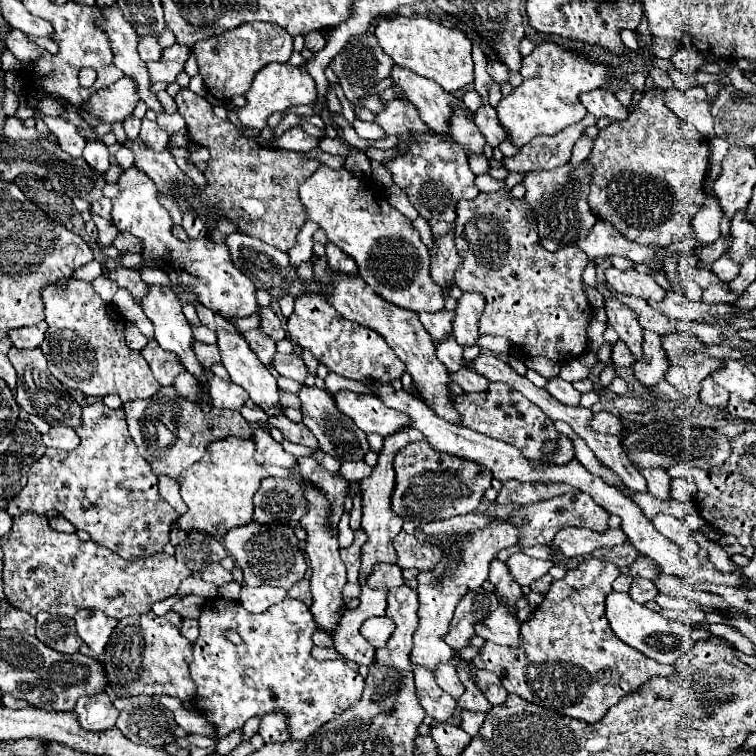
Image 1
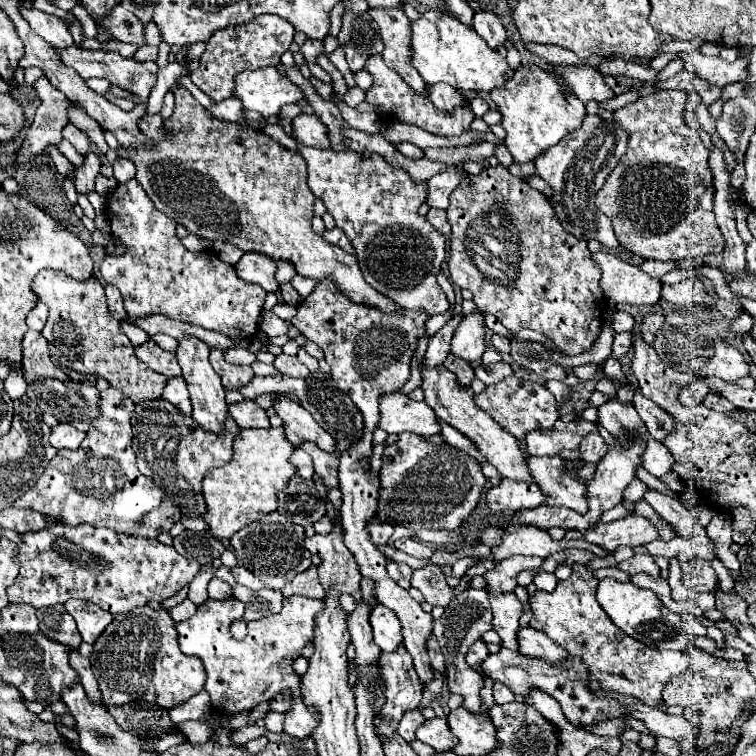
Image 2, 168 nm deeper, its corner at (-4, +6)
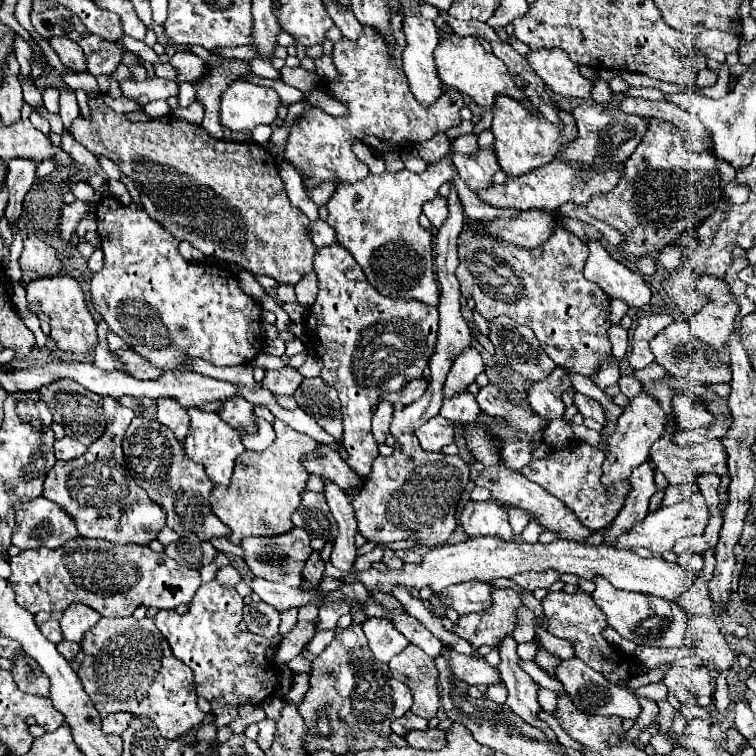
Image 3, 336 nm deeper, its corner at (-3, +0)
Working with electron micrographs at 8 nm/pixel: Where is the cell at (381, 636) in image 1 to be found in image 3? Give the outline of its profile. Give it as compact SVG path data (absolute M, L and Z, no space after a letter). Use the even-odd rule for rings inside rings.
M368 619L364 623L364 635L374 657L382 663L388 663L408 647L408 639L404 639L404 635L400 635L400 631L396 631L396 627L386 619Z

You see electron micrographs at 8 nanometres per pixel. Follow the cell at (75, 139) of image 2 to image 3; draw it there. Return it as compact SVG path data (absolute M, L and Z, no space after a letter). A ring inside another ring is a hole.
M64 87L60 91L60 117L62 117L62 123L64 123L66 129L76 119L76 115L80 115L80 107L78 107L76 95L74 95L74 91L70 87Z

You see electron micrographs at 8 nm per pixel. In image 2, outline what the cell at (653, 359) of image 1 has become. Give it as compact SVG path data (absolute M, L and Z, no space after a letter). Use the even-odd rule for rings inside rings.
M653 313L653 315L647 315L645 319L643 319L643 325L641 325L641 333L643 333L643 339L647 341L647 343L655 343L655 335L657 335L657 331L659 331L659 327L663 325L663 315L659 315L659 313Z

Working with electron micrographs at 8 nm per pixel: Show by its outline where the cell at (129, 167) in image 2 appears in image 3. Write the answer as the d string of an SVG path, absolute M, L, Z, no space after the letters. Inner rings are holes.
M110 181L110 195L112 195L116 201L124 203L124 205L130 203L130 193L128 193L126 185L120 183L120 181Z

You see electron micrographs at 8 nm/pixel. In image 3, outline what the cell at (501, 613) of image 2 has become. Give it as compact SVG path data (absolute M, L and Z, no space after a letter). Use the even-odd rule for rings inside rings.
M512 635L506 637L506 639L498 645L500 657L502 657L498 669L500 669L502 681L504 681L506 689L508 689L506 705L508 705L516 715L520 715L526 723L530 723L530 725L534 725L534 727L540 727L552 741L556 741L556 735L552 733L552 729L550 729L546 723L538 721L538 717L536 717L536 713L540 711L540 705L538 705L538 699L536 699L540 685L534 683L534 681L530 679L530 675L524 673L524 671L518 667L520 657L516 655L516 645L518 645L518 643L514 641Z

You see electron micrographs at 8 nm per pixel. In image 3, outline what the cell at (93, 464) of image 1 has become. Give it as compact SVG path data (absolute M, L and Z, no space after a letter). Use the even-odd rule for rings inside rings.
M104 397L104 411L108 419L106 433L88 447L86 455L72 461L58 461L46 475L42 495L58 503L74 519L82 537L104 539L110 543L148 545L166 525L166 515L162 507L152 503L142 487L136 485L124 463L122 437L136 413L122 407L112 397Z

